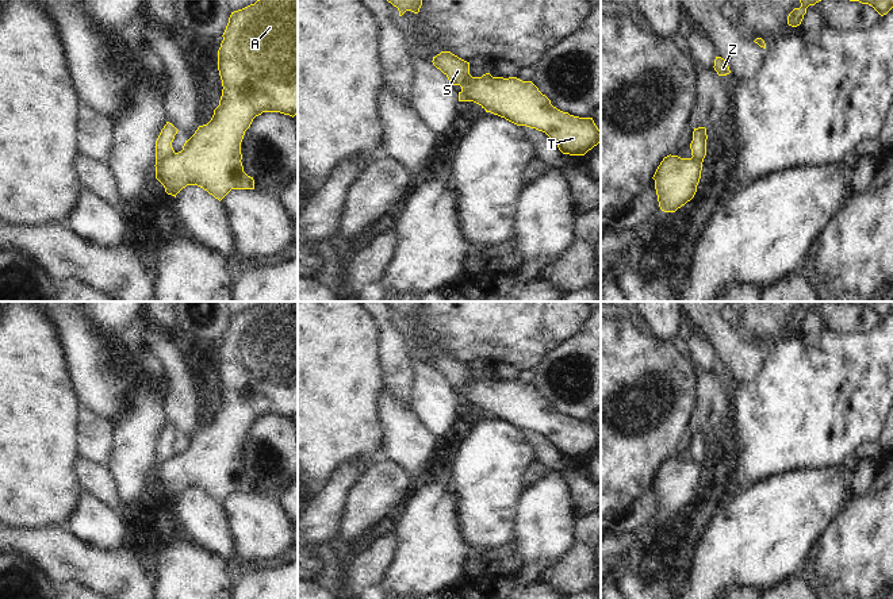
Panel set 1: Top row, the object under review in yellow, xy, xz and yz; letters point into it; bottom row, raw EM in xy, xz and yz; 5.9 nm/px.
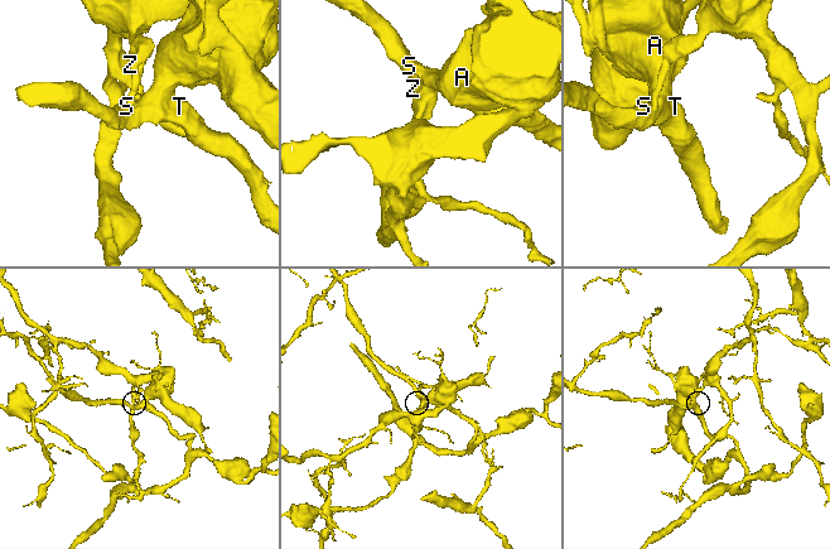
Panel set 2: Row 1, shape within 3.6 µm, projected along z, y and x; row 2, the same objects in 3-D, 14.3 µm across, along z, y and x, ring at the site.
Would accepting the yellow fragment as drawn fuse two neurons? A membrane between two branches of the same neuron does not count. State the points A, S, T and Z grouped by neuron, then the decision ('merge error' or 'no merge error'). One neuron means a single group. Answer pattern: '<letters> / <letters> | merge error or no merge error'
A S T / Z | merge error

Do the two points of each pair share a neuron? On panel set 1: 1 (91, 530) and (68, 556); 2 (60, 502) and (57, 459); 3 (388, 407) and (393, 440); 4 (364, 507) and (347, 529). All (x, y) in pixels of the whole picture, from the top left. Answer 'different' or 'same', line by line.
1: different
2: same
3: same
4: same

